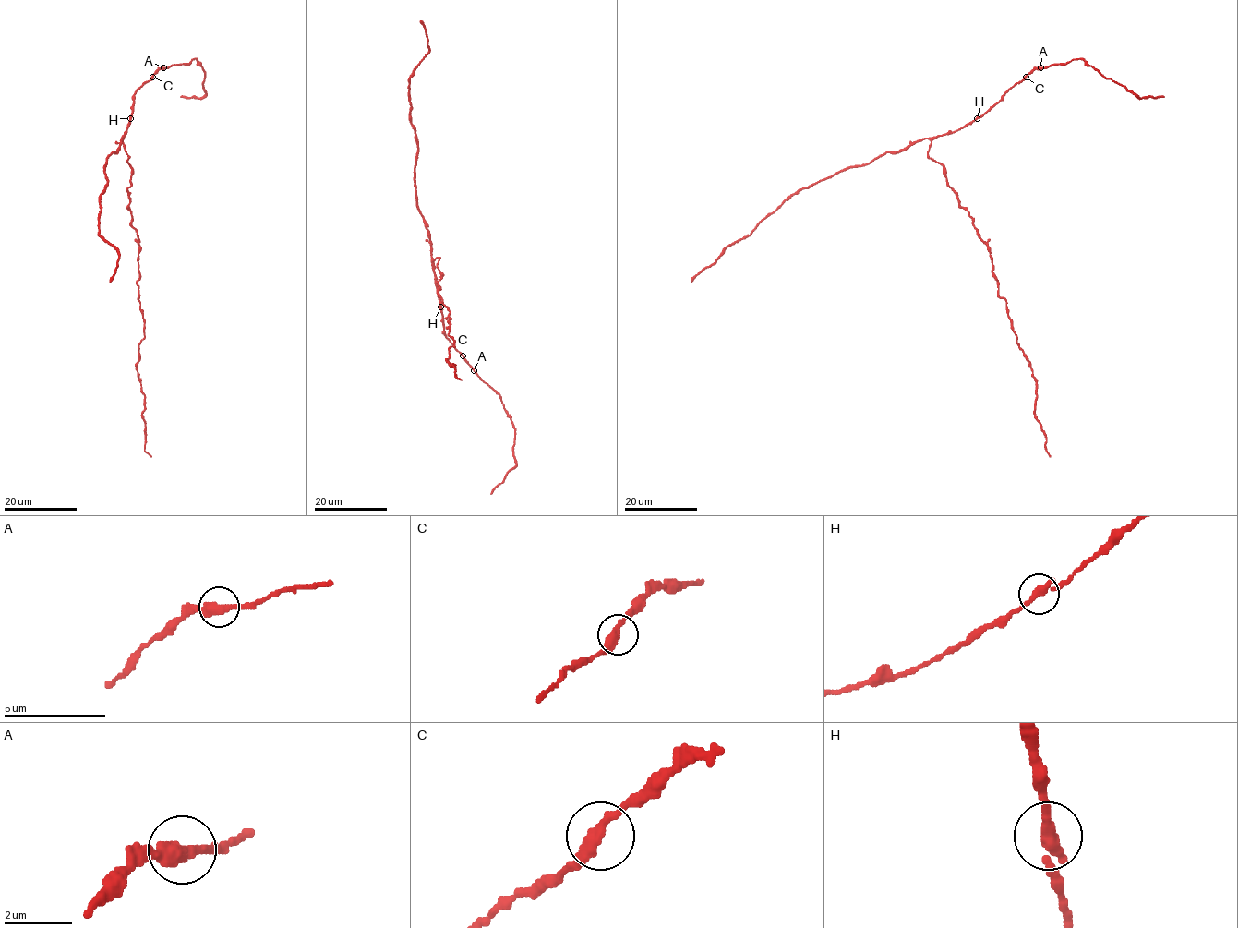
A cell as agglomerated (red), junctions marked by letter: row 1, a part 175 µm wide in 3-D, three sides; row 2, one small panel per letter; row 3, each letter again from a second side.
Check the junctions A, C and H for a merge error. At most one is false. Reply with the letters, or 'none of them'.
none of them

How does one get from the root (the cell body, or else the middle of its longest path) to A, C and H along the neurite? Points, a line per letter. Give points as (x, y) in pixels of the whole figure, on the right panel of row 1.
A: (943, 166), (928, 156), (931, 140), (955, 132), (981, 116), (1011, 87), (1040, 67)
C: (943, 166), (928, 156), (931, 140), (955, 132), (981, 116), (1026, 77)
H: (943, 166), (928, 156), (931, 140), (955, 132), (977, 117)

